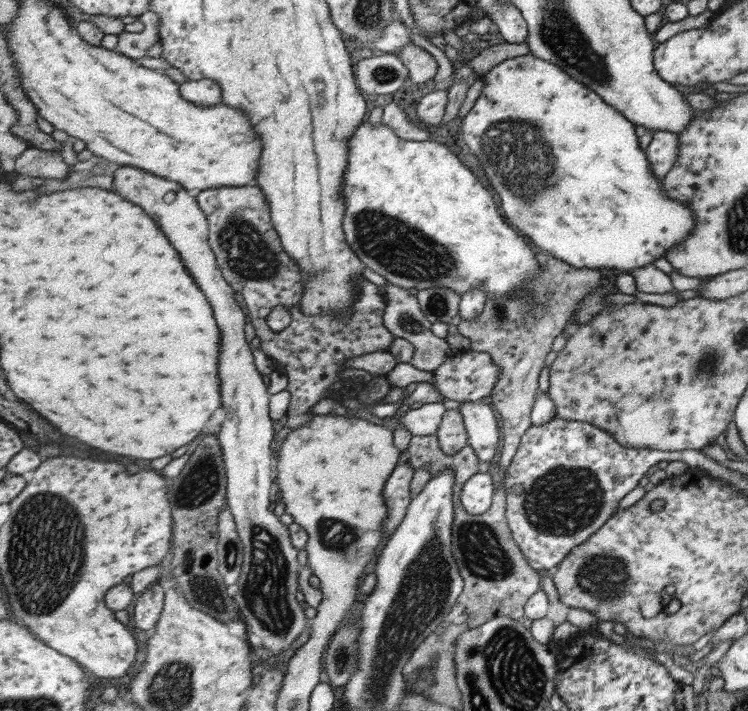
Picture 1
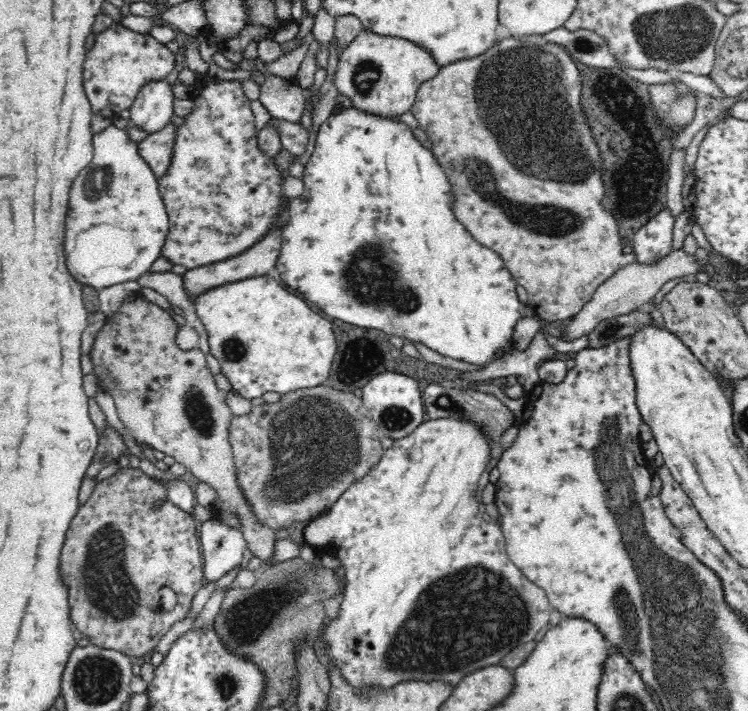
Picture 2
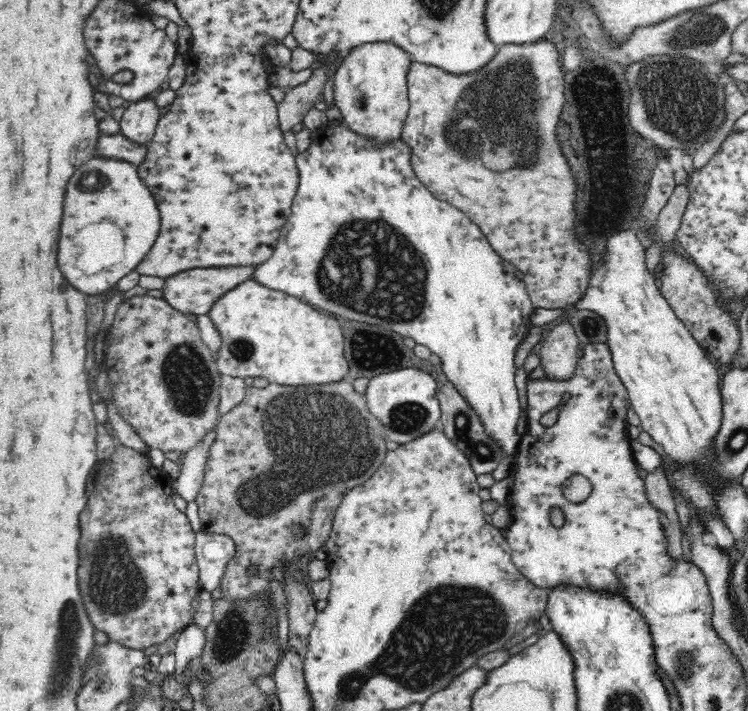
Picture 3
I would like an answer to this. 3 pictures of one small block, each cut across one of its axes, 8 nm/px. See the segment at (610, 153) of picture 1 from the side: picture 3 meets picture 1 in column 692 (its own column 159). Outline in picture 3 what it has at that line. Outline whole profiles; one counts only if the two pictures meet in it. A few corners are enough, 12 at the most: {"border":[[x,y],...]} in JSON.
{"border":[[135,165],[68,182],[58,268],[86,295],[132,272],[160,214]]}

